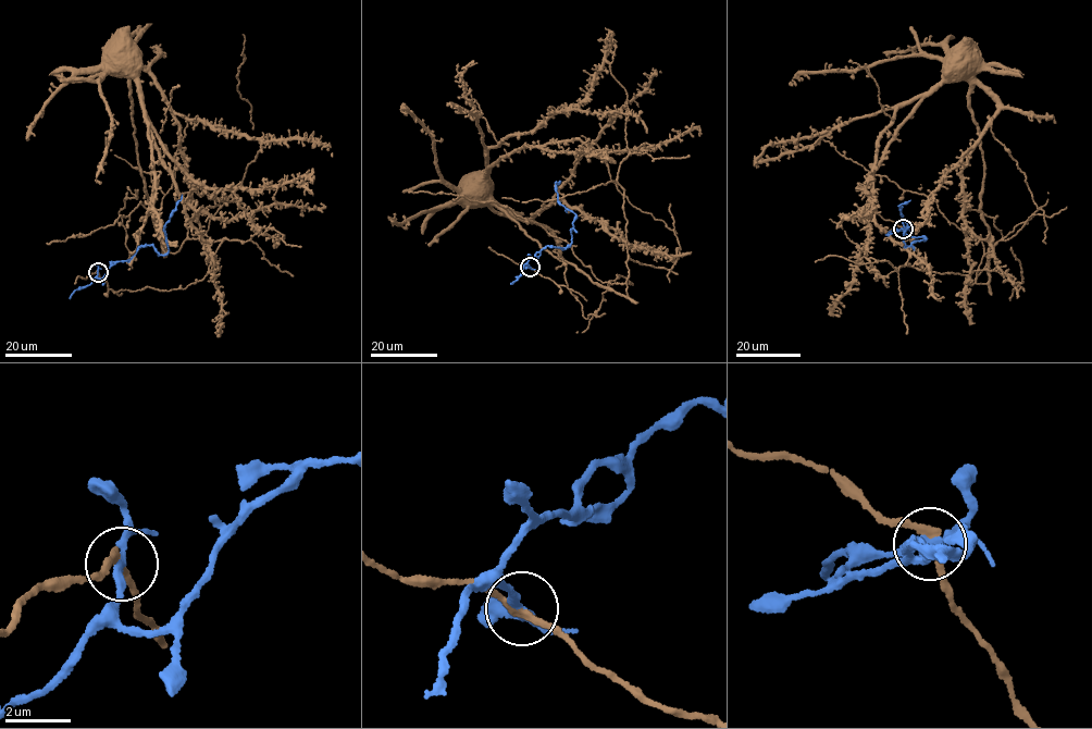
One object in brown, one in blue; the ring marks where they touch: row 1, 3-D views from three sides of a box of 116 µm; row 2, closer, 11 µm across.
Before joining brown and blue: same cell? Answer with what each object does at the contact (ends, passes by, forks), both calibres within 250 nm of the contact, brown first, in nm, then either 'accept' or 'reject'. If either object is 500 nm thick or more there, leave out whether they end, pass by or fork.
brown passes by; blue passes by; 240 nm thick on the brown side, 240 nm on the other; reject

